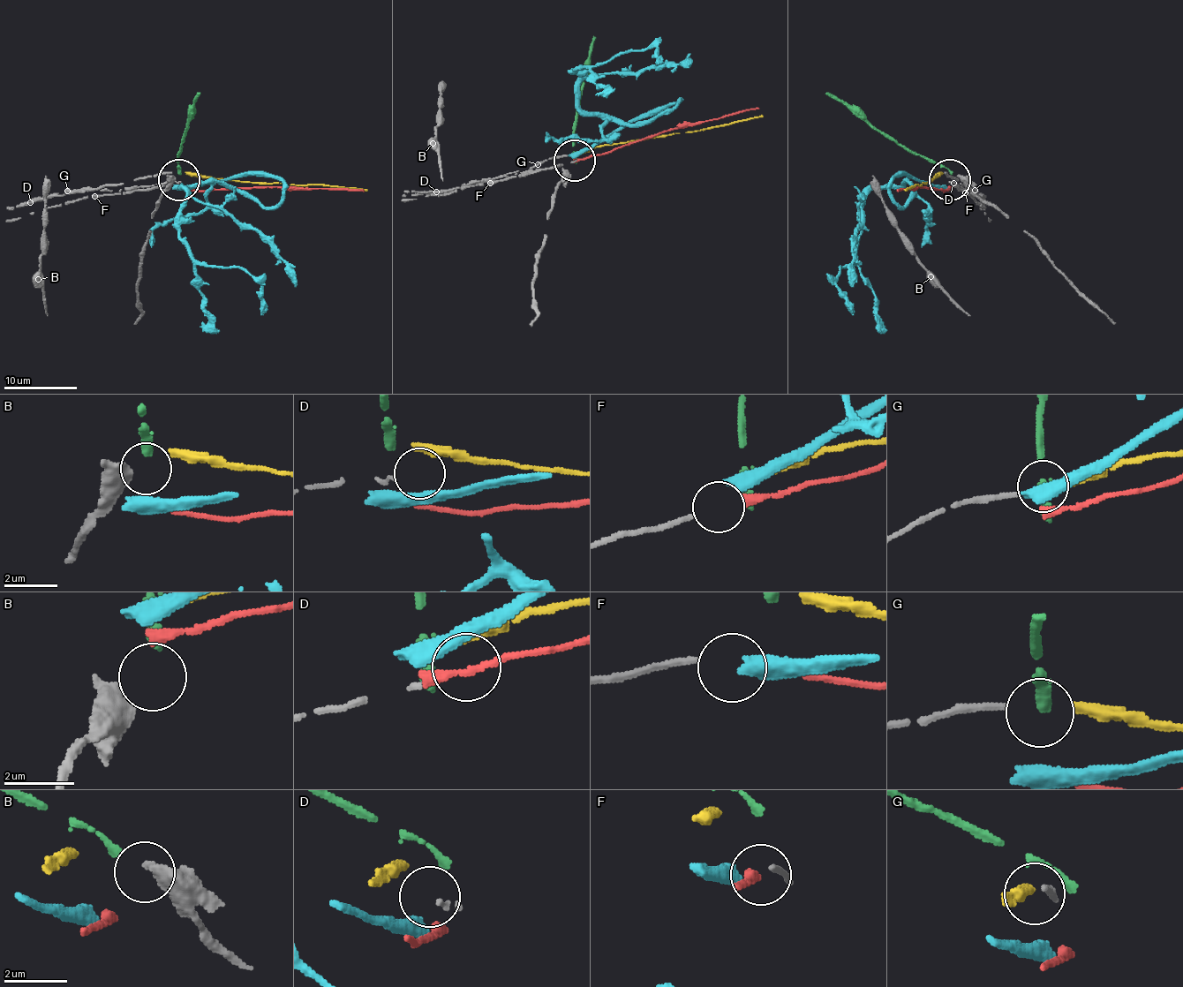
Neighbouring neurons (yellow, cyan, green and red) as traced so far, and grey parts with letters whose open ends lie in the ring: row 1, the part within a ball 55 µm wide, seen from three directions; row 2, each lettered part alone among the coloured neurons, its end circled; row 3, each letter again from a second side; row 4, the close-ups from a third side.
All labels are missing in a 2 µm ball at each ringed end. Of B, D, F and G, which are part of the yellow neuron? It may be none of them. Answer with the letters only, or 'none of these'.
none of these

